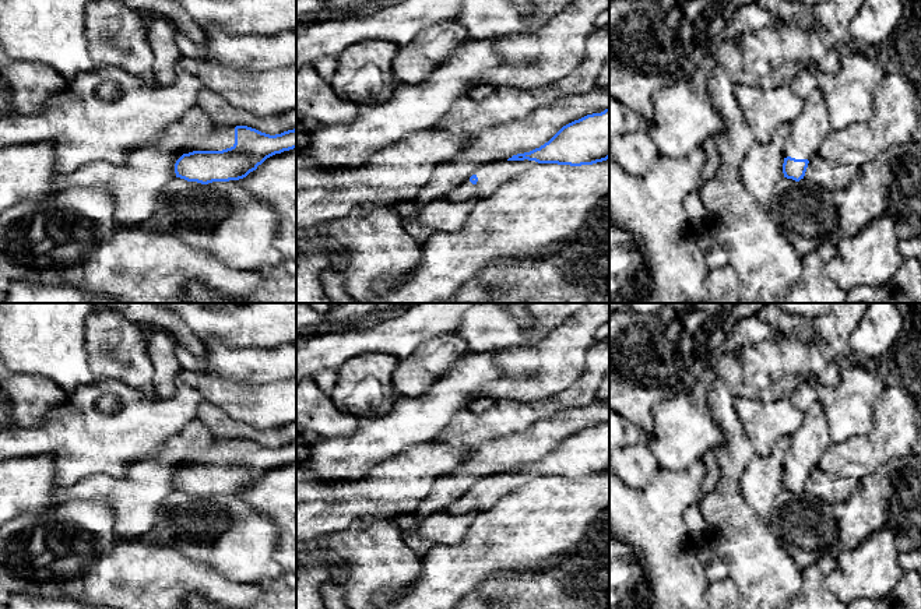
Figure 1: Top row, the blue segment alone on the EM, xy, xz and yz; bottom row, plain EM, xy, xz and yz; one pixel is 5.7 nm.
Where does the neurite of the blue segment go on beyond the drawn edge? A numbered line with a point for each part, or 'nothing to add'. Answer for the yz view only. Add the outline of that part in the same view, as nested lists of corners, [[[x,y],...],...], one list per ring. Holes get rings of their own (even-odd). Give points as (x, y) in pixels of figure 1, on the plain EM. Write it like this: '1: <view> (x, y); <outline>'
1: yz (811, 440); [[[816,401],[805,411],[802,425],[791,436],[790,450],[784,458],[784,471],[811,474],[830,443],[826,416],[820,402]]]

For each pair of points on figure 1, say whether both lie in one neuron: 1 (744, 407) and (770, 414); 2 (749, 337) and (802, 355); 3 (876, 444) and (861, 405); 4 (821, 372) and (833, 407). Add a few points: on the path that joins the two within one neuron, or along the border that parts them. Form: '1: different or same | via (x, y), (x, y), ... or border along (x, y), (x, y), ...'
1: same | via (751, 411), (753, 414), (763, 414)
2: different | border along (779, 335), (773, 340), (747, 345), (733, 355)
3: different | border along (879, 397), (874, 426), (867, 433), (840, 442)
4: different | border along (839, 365), (830, 386), (800, 377)

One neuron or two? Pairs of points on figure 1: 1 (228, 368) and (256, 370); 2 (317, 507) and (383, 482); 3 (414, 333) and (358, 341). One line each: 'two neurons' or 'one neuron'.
1: one neuron
2: one neuron
3: one neuron

